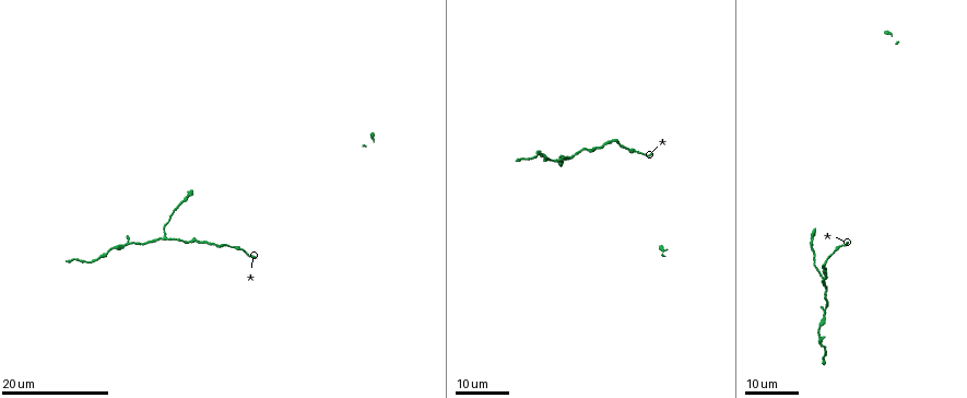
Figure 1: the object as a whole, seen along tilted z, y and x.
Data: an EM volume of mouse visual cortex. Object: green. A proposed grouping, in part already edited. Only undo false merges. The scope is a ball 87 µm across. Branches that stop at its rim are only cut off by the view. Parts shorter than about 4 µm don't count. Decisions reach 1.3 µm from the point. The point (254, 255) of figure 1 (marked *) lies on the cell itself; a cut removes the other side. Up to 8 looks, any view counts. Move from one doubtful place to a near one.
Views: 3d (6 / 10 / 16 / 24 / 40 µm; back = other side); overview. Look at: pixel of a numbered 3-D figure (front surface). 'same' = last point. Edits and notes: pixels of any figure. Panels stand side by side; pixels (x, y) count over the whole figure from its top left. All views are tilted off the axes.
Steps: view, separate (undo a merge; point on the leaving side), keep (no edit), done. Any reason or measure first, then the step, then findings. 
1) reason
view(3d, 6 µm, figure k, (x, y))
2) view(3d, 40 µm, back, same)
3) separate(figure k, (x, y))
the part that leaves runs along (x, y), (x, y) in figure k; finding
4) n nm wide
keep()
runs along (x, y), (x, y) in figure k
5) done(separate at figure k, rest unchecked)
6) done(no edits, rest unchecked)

three-way junction
view(3d, 16 µm, figure 1, (571, 157))

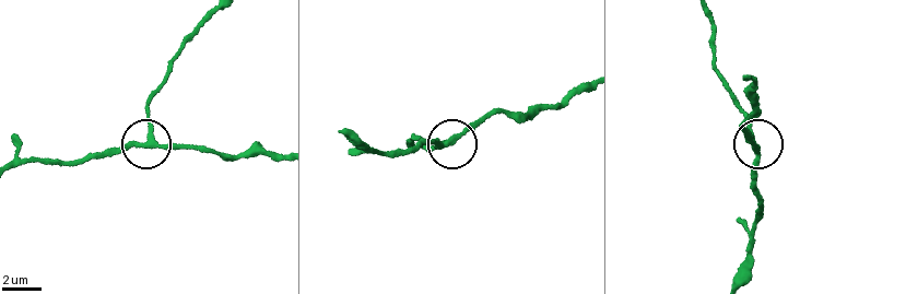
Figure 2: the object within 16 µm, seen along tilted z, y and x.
view(3d, 6 µm, figure 2, (450, 141))

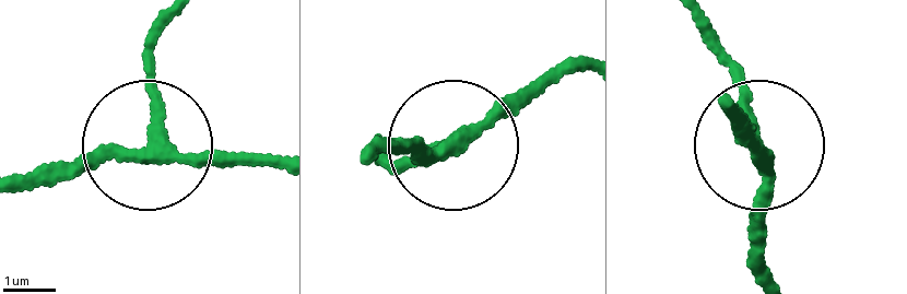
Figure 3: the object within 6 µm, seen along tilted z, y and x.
side arm 12 µm; 3 arms
keep()
one cell here

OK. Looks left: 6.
thick turns thin
view(3d, 24 µm, figure 1, (130, 244))

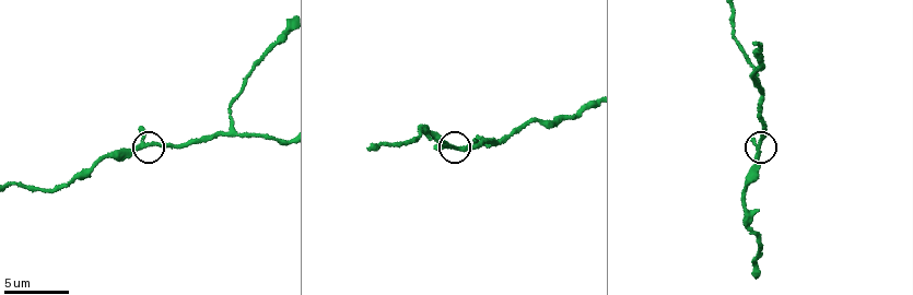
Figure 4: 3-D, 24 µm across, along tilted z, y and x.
zoom in
view(3d, 6 µm, figure 4, (450, 147))

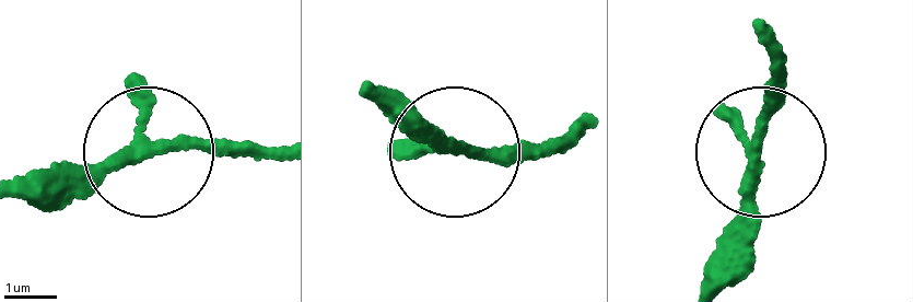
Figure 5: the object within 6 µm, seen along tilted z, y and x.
keep()
runs along (278, 146), (145, 147), (51, 205) in figure 5; one cell here

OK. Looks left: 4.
calibre changes
view(3d, 16 µm, figure 4, (762, 69))

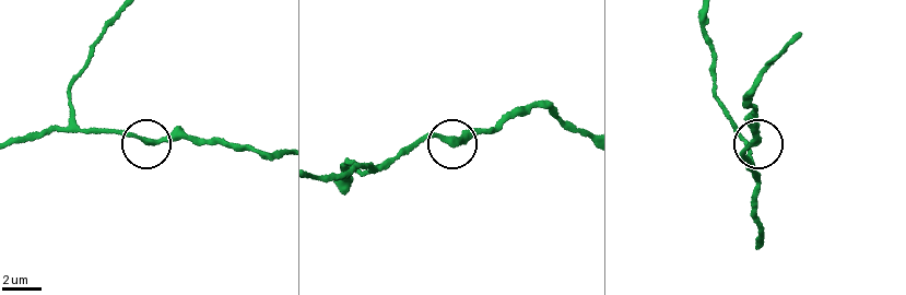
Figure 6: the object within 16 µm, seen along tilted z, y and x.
closer look
view(3d, 6 µm, figure 6, (148, 141))

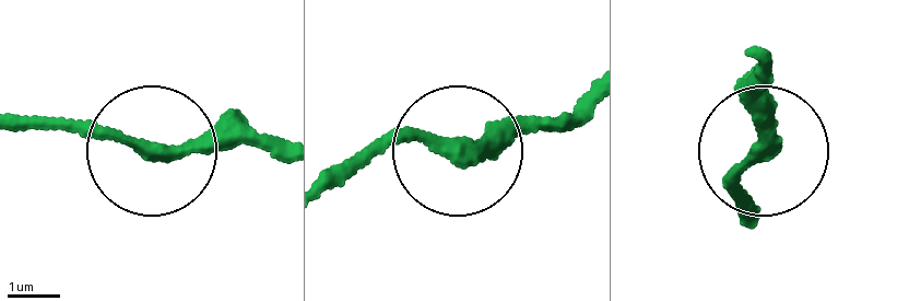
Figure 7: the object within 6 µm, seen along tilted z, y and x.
keep()
runs along (585, 110), (458, 143), (392, 128), (353, 151) in figure 7; continuous, no second cell

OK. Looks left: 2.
side arm on a straight run
view(3d, 10 µm, figure 4, (94, 168))

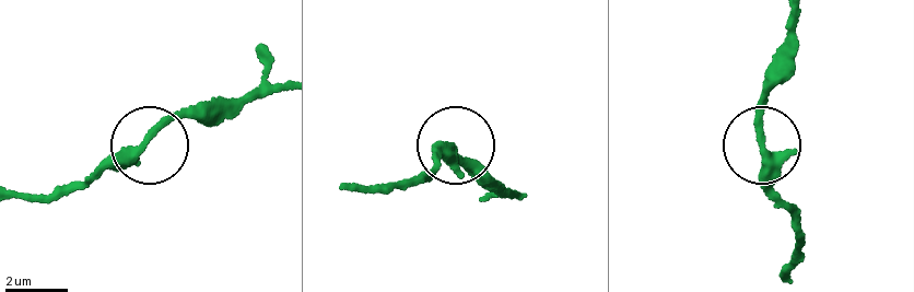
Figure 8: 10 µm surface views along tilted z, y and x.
230 nm wide
keep()
runs along (792, 14), (761, 97), (778, 205) in figure 8; one cell here

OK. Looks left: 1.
done(no edits, rest unchecked)

